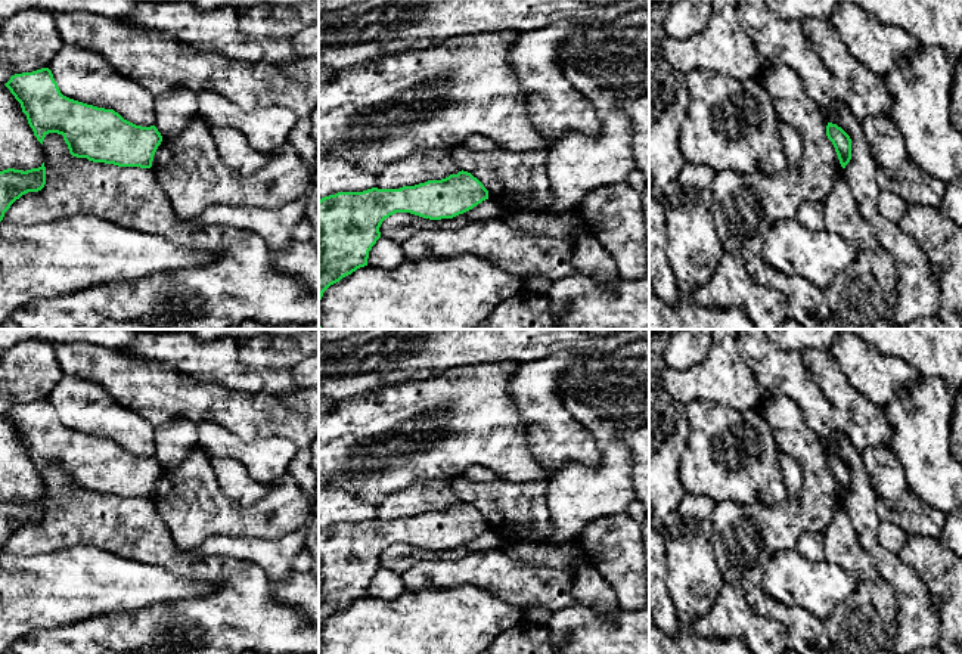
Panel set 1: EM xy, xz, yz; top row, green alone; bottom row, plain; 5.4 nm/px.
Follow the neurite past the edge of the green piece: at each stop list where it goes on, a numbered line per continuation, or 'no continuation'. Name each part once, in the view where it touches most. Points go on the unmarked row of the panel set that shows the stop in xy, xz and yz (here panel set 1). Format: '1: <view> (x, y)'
no continuation

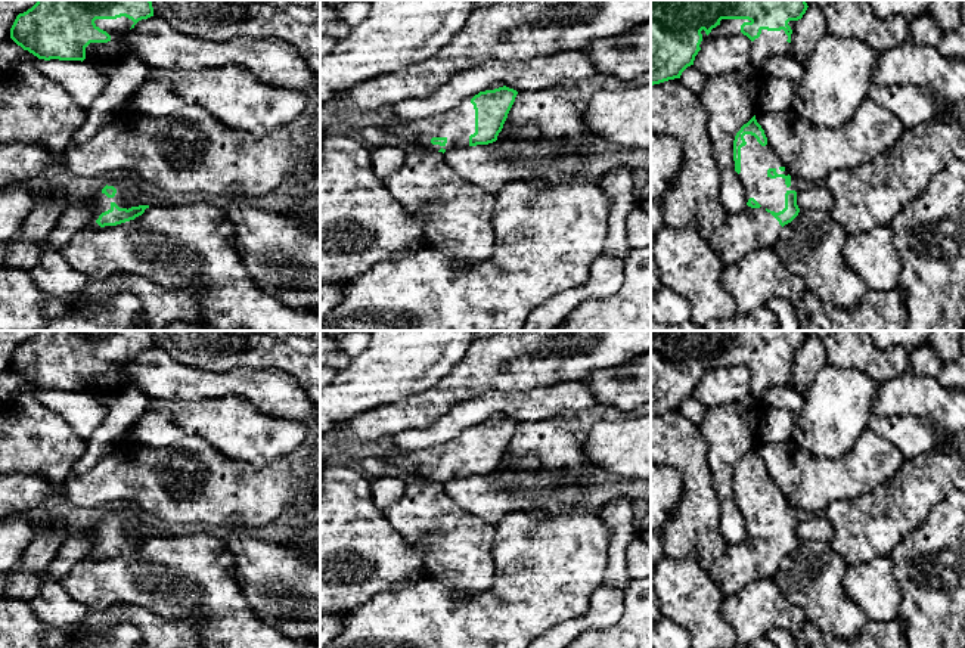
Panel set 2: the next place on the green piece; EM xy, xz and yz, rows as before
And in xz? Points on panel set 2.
1: xz (458, 455)

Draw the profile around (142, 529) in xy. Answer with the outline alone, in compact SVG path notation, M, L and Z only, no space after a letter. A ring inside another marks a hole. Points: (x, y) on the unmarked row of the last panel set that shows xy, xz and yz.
M140 523L134 530L130 531L131 537L139 537L139 536L173 536L179 530L177 528L167 528L164 525L152 525L152 524L145 524Z

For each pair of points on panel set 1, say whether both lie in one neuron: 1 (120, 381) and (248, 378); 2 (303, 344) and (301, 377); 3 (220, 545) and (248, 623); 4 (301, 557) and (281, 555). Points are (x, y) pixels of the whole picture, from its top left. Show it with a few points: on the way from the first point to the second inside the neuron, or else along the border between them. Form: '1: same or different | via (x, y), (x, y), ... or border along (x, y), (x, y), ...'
1: different | border along (163, 363), (194, 380), (214, 381), (227, 389)
2: different | border along (303, 359), (291, 368)
3: different | border along (191, 551), (199, 555), (227, 555), (257, 564)
4: different | border along (303, 546), (294, 558), (292, 570)

